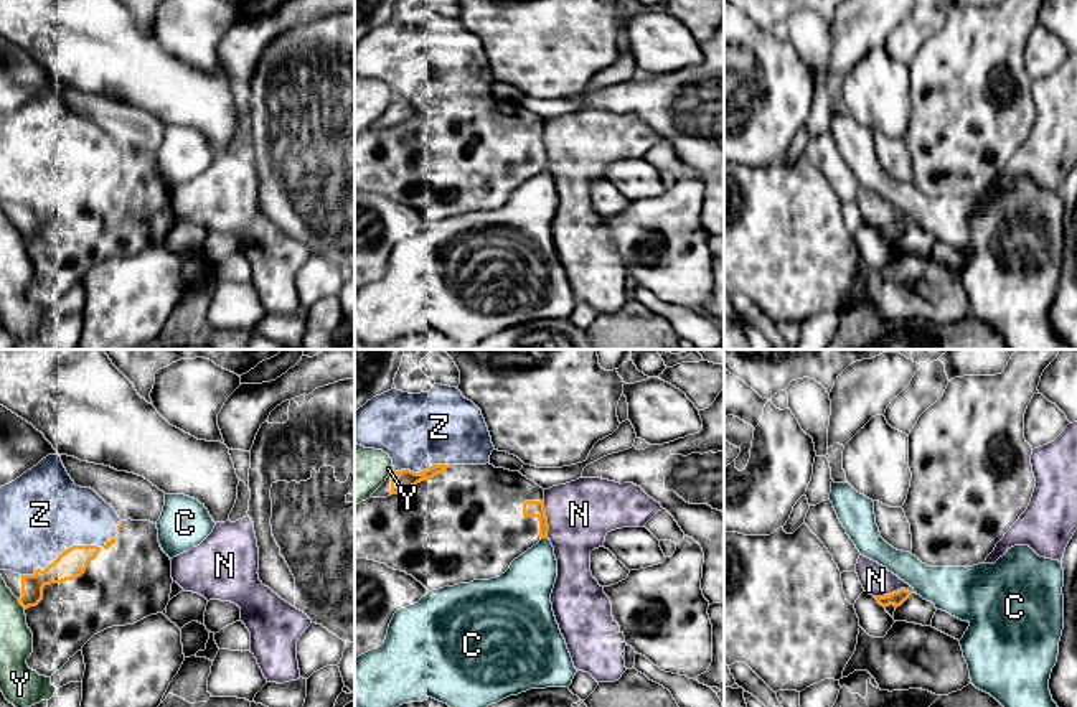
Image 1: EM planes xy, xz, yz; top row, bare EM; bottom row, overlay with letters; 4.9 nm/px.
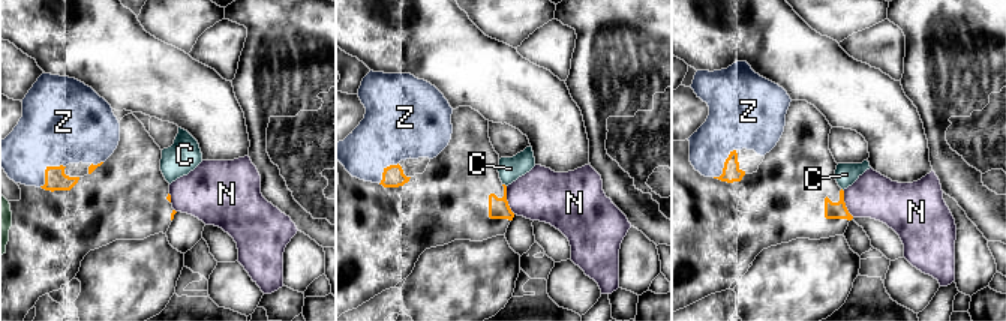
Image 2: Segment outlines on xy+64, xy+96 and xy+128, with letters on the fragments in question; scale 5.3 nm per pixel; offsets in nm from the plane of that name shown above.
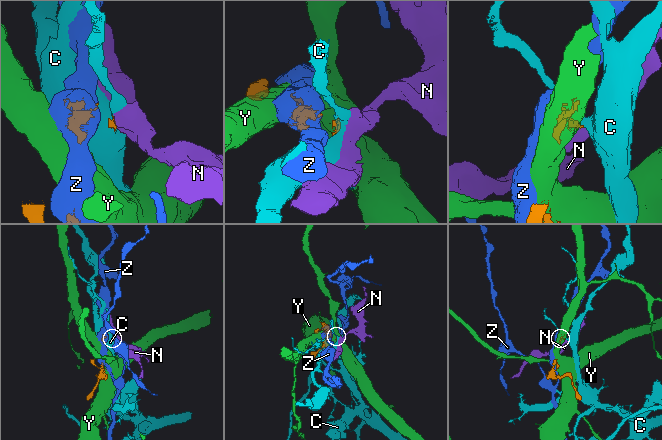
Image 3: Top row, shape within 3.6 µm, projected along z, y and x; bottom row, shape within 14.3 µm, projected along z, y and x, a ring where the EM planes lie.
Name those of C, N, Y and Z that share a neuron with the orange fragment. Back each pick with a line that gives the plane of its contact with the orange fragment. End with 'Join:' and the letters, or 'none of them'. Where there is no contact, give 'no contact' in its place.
Join: none of them

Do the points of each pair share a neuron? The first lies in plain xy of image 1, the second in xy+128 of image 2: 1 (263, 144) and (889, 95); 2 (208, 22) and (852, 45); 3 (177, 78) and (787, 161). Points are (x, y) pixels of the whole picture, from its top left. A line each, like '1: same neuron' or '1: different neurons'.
1: different neurons
2: different neurons
3: different neurons

